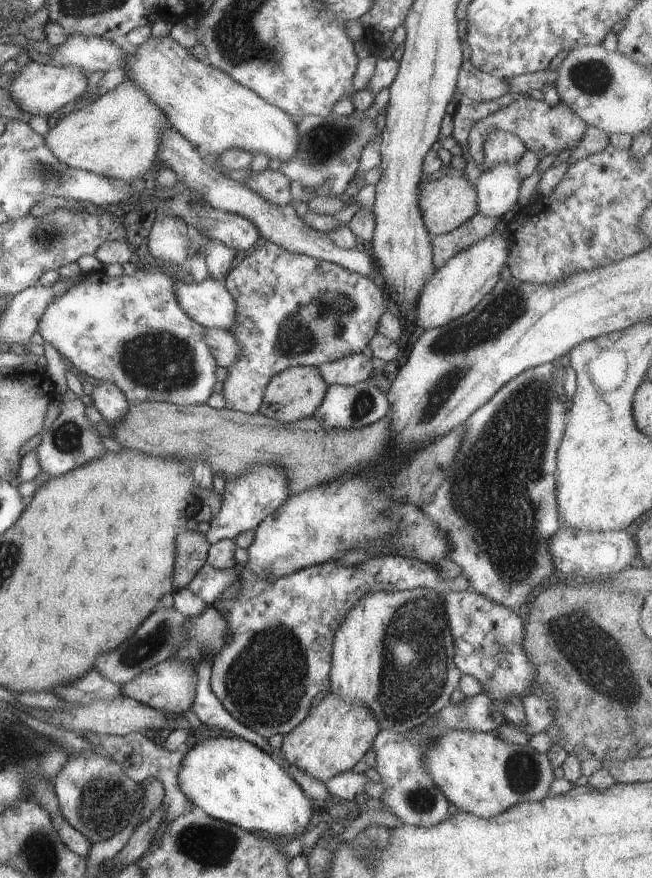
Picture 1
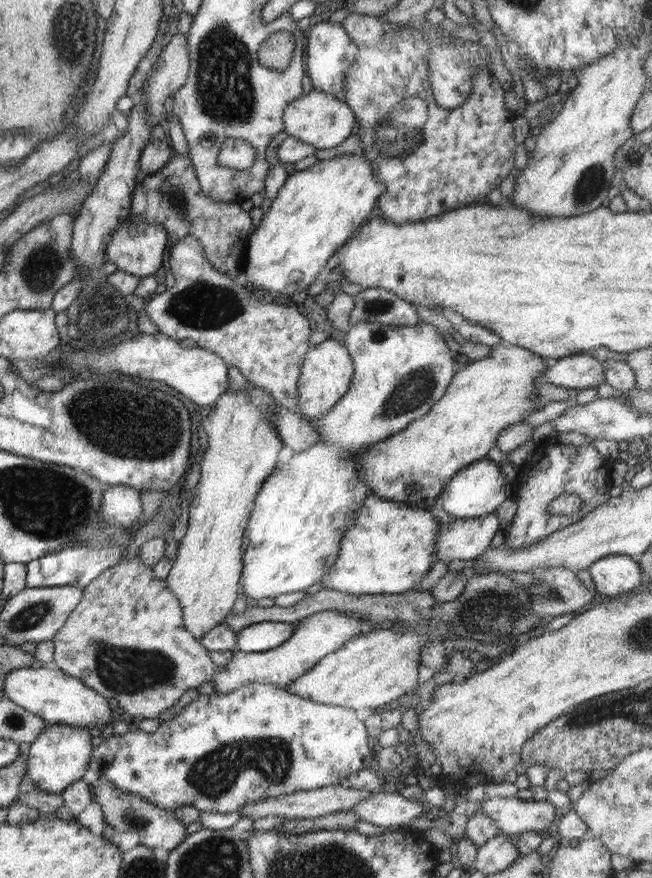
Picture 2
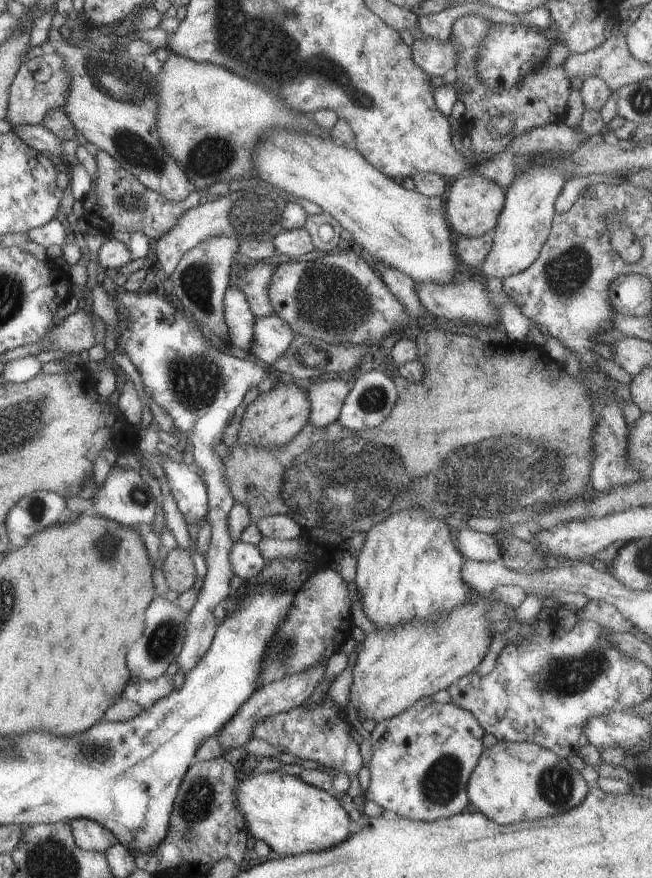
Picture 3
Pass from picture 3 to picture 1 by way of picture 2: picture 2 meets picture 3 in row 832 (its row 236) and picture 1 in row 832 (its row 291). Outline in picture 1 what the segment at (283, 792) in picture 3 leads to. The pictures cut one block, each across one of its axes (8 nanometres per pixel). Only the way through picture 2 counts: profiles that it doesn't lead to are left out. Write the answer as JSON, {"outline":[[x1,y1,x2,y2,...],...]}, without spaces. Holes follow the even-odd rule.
{"outline":[[238,737,207,738,194,744,192,748,185,749,185,753,182,768,178,770,178,786,182,794,186,794,186,798,208,816,236,825,248,832,264,832,272,839,306,831,315,803,275,756]]}

